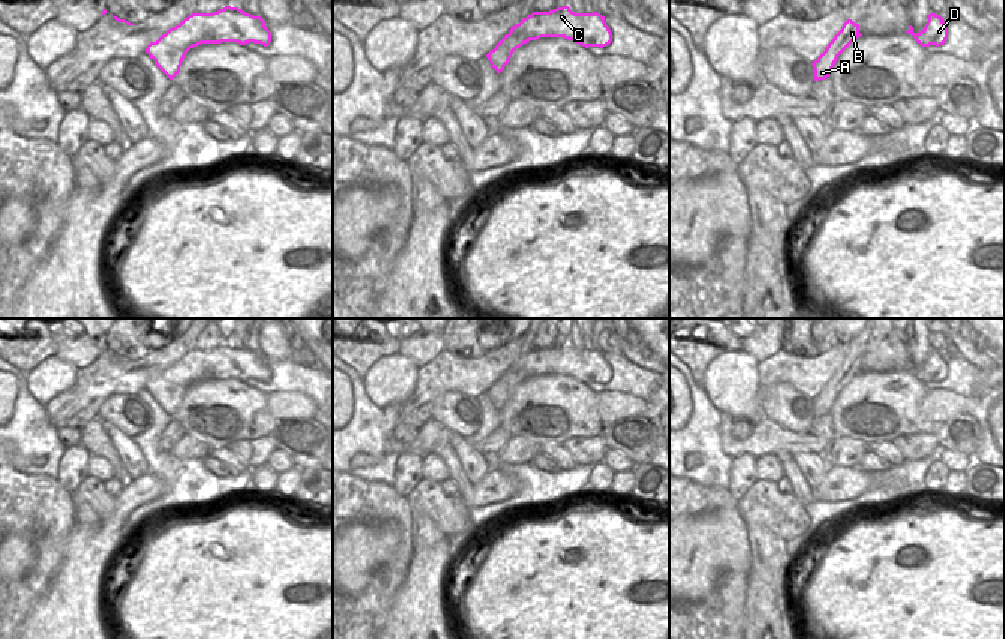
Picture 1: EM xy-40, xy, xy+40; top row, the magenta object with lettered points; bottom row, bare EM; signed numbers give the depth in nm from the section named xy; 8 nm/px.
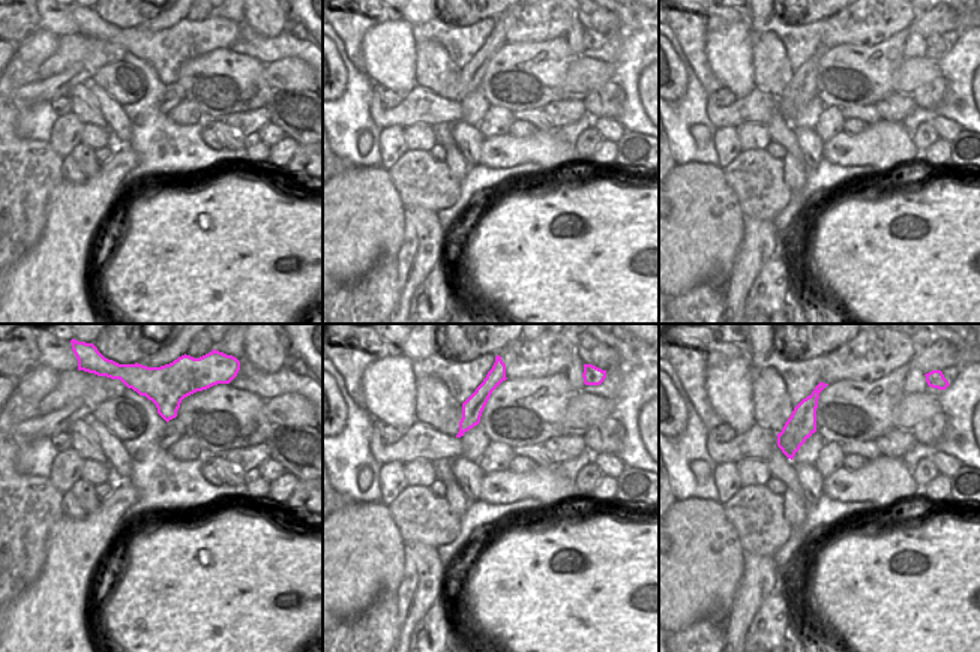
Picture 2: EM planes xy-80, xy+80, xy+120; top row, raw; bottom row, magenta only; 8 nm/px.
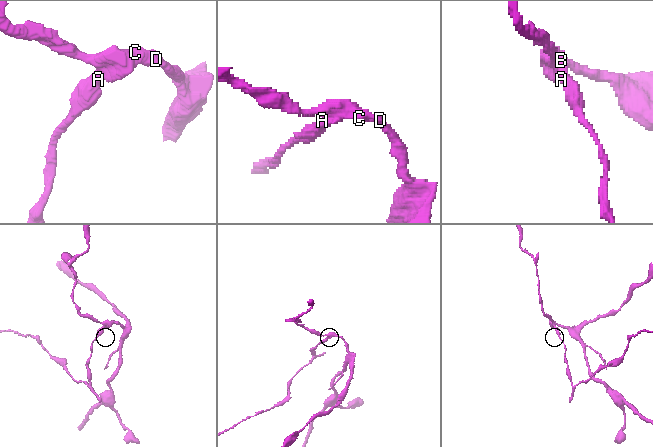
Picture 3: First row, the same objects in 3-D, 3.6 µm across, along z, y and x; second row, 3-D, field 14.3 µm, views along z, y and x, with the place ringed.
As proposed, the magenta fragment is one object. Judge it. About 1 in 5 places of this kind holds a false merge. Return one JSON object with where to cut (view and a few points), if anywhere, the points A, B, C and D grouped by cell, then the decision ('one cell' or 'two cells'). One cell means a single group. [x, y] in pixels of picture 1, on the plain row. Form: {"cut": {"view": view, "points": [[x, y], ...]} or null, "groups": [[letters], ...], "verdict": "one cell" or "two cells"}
{"cut": {"view": "xy", "points": [[518, 360], [509, 369]]}, "groups": [["A", "B"], ["C", "D"]], "verdict": "two cells"}

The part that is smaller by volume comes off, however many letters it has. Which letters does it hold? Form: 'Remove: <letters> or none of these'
Remove: A, B

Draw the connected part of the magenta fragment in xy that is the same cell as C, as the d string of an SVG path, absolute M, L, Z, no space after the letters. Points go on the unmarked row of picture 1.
M562 342L549 348L532 348L516 362L513 369L506 370L486 393L500 410L516 384L540 374L564 374L585 384L603 384L612 378L604 352L597 348L574 350L568 342Z

